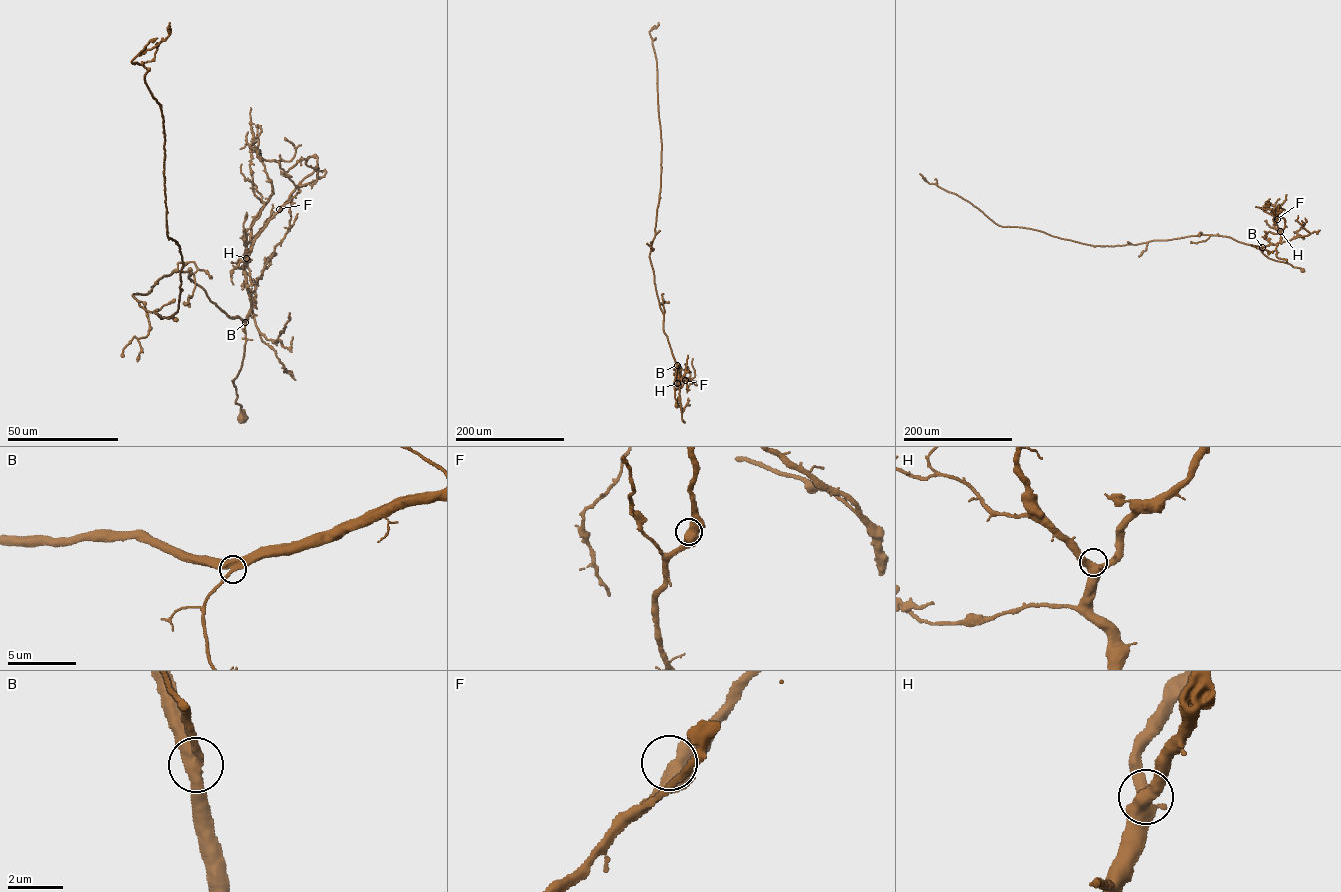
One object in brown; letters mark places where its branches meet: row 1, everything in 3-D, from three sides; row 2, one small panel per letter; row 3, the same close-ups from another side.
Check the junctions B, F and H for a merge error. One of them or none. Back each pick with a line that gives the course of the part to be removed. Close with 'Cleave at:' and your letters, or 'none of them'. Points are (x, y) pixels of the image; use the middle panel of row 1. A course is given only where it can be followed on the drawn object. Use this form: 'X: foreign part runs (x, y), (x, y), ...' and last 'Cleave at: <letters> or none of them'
Cleave at: none of them

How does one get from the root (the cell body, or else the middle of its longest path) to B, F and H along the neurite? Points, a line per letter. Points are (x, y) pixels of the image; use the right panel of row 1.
B: (1303, 270), (1269, 258), (1262, 252), (1262, 247)
F: (1303, 270), (1269, 258), (1262, 252), (1262, 247), (1277, 244), (1281, 239), (1277, 219)
H: (1303, 270), (1269, 258), (1262, 252), (1262, 247), (1279, 242), (1280, 231)

